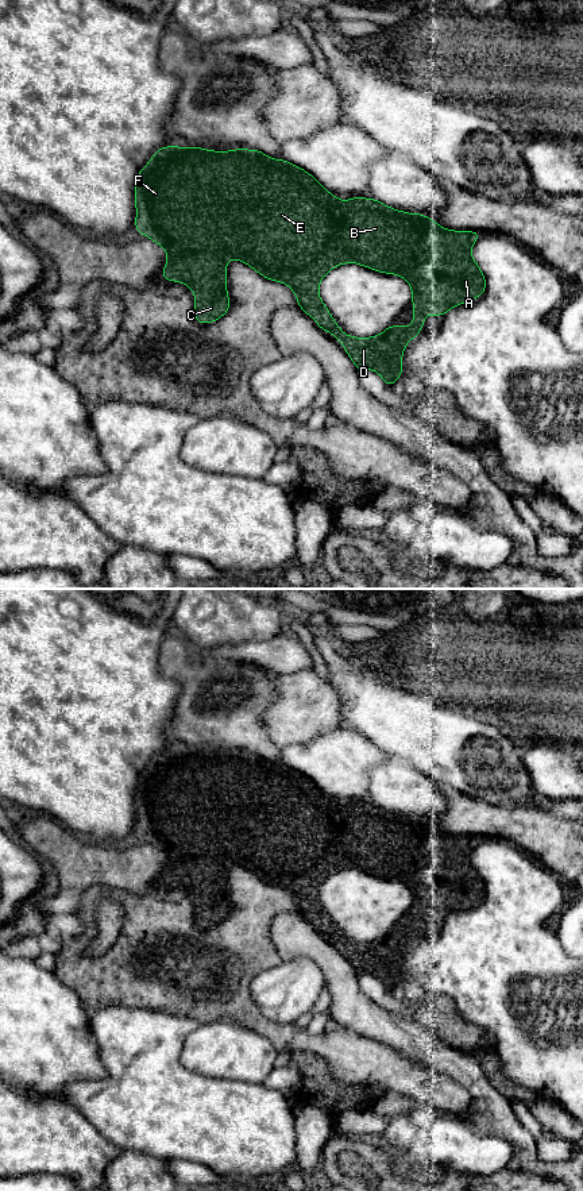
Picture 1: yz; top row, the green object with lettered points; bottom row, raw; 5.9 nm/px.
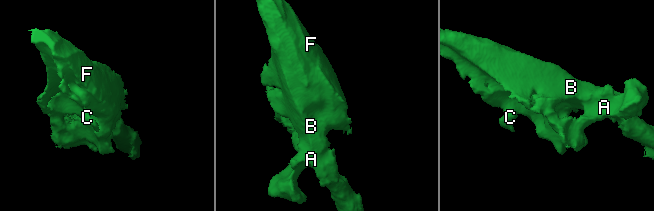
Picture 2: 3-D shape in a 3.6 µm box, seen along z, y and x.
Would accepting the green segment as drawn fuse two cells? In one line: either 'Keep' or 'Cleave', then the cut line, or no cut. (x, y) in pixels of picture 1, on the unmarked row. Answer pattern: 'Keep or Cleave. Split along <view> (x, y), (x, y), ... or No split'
Keep. No split

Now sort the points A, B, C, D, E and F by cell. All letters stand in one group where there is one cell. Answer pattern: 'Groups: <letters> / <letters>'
Groups: A B C D E F

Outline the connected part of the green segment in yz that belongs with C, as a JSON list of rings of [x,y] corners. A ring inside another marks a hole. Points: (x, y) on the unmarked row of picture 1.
[[[170,749],[162,752],[138,778],[135,812],[136,837],[162,851],[169,860],[162,884],[182,887],[194,897],[194,924],[200,929],[213,928],[228,917],[231,907],[227,898],[227,866],[239,864],[262,882],[287,890],[300,913],[344,951],[356,975],[377,976],[389,992],[402,980],[402,957],[408,947],[417,943],[424,933],[425,920],[444,921],[451,913],[486,897],[486,882],[471,862],[471,852],[480,843],[480,837],[444,835],[425,820],[402,817],[377,803],[352,802],[341,806],[310,778],[285,764],[273,764],[259,755],[213,756],[197,751],[186,753]],[[343,868],[359,868],[406,884],[412,891],[413,930],[389,930],[374,943],[345,940],[320,905],[318,897],[324,880]]]

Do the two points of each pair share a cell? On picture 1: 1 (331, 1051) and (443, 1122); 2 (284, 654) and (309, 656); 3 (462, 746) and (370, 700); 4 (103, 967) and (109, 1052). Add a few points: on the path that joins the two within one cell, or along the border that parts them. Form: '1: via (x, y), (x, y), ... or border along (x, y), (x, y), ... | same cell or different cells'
1: border along (440, 1112), (459, 1117), (466, 1122) | different cells
2: via (290, 655), (302, 656) | same cell
3: via (439, 743), (393, 719) | same cell
4: border along (136, 1008), (103, 1006), (89, 1016) | different cells

